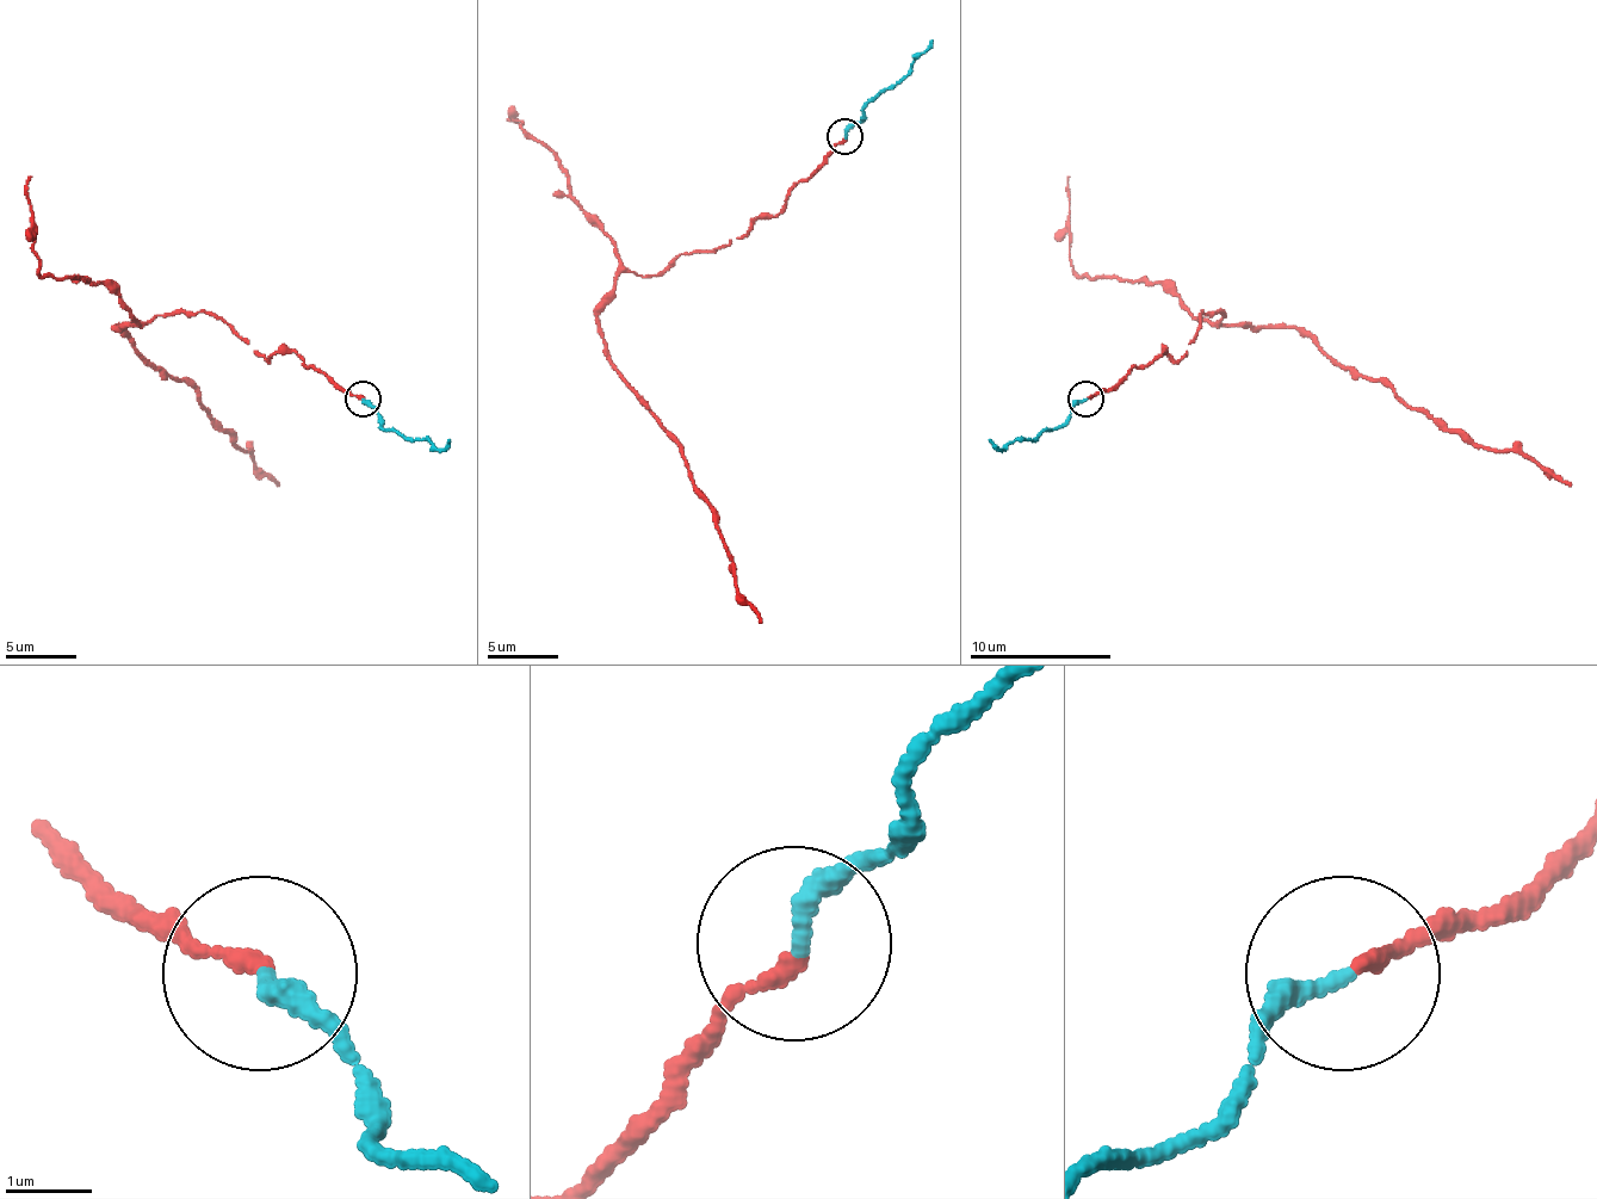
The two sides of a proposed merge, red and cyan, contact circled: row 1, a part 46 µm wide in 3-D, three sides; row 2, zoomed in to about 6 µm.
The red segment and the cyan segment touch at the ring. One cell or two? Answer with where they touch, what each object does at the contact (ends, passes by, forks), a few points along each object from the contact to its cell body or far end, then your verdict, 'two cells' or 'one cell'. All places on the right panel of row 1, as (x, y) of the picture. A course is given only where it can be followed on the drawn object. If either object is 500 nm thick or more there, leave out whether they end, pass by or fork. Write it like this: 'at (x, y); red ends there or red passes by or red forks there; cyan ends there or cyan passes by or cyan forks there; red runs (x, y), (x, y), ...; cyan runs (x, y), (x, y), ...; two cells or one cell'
at (1085, 399); red ends there; cyan ends there; red runs (1087, 400), (1164, 353), (1178, 360), (1204, 310), (1225, 314), (1303, 328), (1410, 407), (1570, 484); cyan runs (1087, 400), (1037, 439), (1015, 439), (1001, 450), (990, 439); one cell

